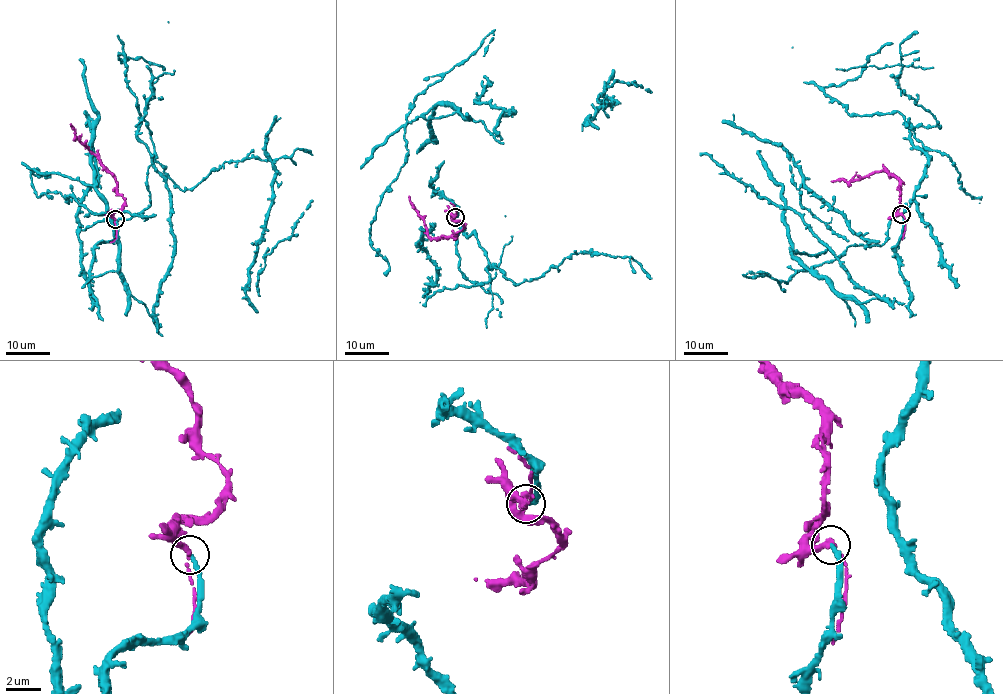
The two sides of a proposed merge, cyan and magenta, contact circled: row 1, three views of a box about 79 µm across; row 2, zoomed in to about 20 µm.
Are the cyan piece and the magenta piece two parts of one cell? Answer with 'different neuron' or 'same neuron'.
same neuron

